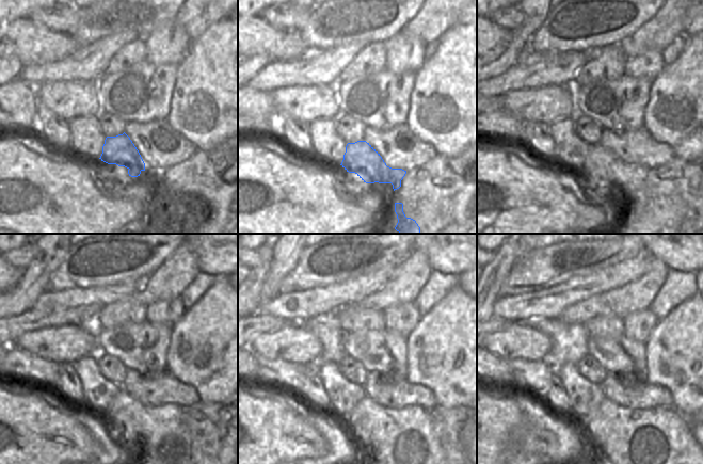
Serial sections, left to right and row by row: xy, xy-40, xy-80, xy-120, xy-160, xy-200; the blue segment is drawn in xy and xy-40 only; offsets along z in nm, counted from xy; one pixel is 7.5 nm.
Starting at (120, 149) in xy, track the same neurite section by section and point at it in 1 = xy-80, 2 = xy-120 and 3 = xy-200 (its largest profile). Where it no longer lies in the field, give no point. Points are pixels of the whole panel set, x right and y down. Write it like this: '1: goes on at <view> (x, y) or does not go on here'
1: goes on at xy-80 (602, 168)
2: goes on at xy-120 (162, 435)
3: goes on at xy-200 (656, 450)

